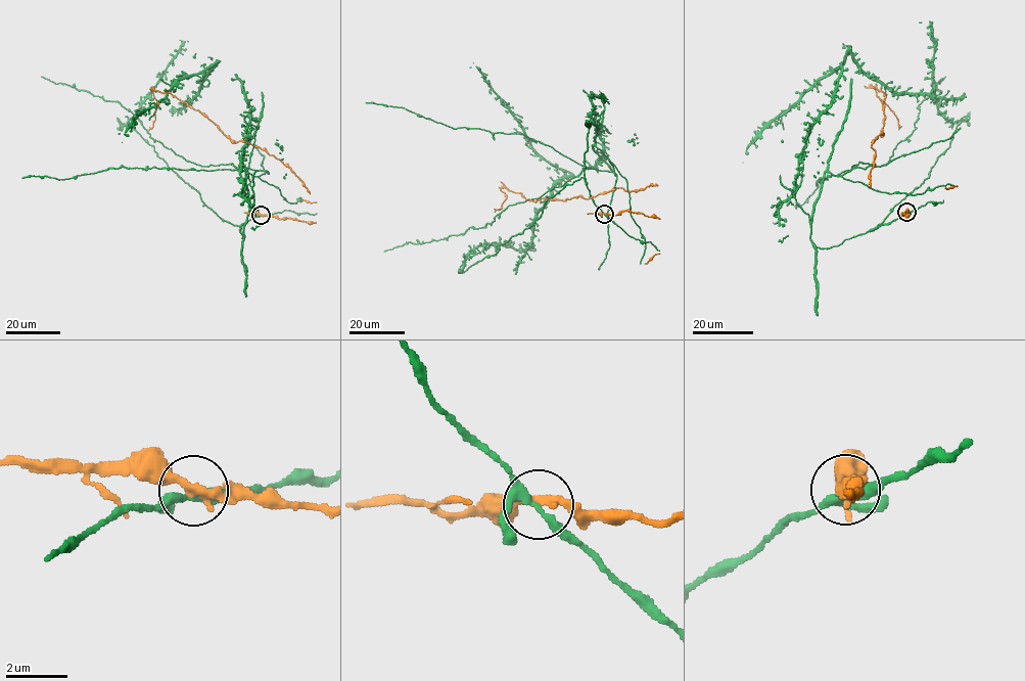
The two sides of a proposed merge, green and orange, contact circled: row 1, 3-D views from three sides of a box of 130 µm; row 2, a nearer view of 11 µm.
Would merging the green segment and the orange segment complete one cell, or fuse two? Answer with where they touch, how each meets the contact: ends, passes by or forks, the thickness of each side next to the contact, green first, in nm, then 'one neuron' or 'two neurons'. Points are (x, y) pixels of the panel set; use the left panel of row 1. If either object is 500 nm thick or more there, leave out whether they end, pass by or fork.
(261, 215) | green forks | orange passes by | 220/280 nm | two neurons

